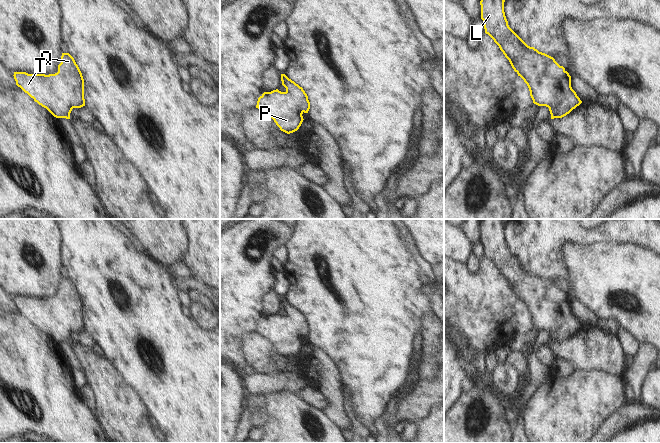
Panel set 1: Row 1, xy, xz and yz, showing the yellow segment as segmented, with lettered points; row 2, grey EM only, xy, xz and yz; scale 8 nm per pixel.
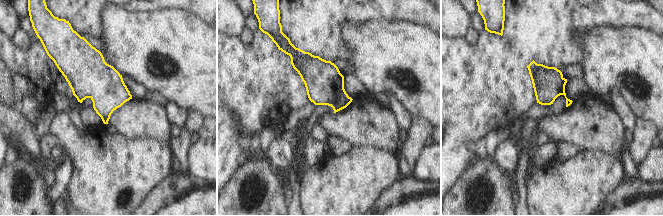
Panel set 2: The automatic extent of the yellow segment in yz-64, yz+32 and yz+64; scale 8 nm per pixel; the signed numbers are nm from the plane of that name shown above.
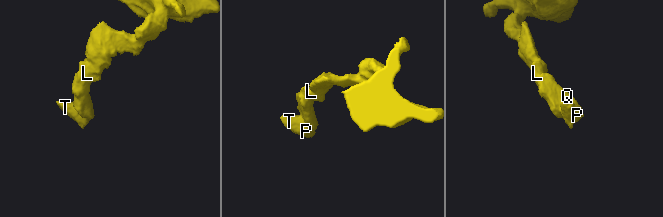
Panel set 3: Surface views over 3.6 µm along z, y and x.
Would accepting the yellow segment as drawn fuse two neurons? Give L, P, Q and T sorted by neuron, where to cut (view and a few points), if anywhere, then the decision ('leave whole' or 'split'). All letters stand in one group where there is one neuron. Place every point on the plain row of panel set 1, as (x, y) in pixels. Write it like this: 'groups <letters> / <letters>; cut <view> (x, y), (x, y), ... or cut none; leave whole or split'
groups L P Q T; cut none; leave whole

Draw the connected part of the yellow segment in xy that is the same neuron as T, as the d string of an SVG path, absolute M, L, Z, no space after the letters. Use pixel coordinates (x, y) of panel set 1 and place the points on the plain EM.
M62 277L55 298L14 296L16 309L56 342L70 343L73 332L85 330L84 303L74 282Z

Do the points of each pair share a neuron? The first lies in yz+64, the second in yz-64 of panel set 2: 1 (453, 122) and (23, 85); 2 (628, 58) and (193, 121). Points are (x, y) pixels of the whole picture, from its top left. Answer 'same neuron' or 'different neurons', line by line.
1: same neuron
2: different neurons

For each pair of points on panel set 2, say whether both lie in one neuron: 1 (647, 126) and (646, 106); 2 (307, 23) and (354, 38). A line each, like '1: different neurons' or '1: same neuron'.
1: different neurons
2: different neurons

